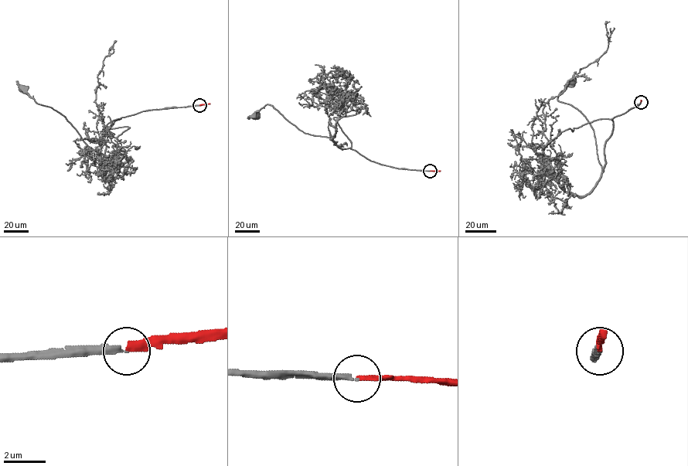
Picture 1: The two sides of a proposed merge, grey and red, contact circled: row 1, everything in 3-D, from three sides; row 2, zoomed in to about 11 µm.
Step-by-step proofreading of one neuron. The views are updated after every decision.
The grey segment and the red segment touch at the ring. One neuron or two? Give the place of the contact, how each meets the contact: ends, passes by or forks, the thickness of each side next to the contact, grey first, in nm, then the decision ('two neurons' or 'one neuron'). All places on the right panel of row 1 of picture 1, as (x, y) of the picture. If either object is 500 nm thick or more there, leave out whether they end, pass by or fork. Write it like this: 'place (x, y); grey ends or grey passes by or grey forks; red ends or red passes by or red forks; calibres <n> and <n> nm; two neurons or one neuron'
place (641, 102); grey ends; red ends; calibres 240 and 260 nm; one neuron

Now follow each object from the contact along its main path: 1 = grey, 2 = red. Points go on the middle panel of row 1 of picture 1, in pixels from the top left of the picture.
1: (430, 171), (370, 161), (350, 148), (340, 148), (328, 137), (305, 134), (269, 104), (255, 116)
2: (430, 171), (440, 171)

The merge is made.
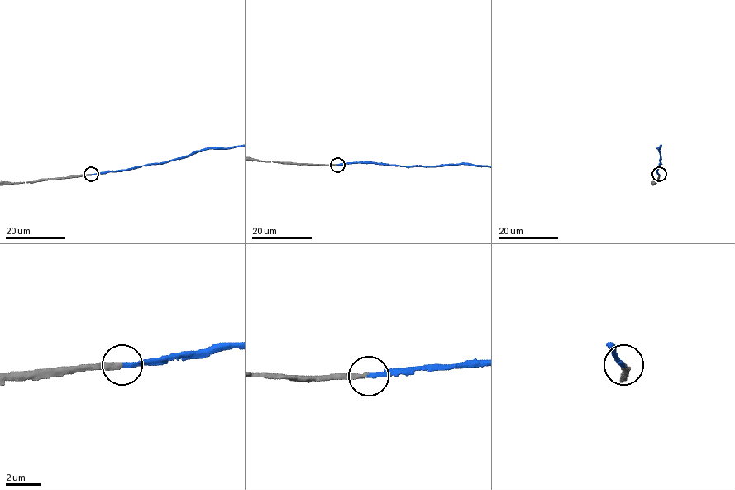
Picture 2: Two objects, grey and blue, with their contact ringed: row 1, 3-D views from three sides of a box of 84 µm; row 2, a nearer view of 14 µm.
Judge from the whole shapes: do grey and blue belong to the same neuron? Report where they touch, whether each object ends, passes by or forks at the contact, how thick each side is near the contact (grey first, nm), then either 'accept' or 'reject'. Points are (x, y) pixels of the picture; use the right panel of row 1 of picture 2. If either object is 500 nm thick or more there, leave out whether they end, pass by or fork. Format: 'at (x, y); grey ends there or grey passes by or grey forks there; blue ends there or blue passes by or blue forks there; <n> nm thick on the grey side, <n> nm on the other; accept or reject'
at (659, 174); grey ends there; blue ends there; 280 nm thick on the grey side, 240 nm on the other; accept

